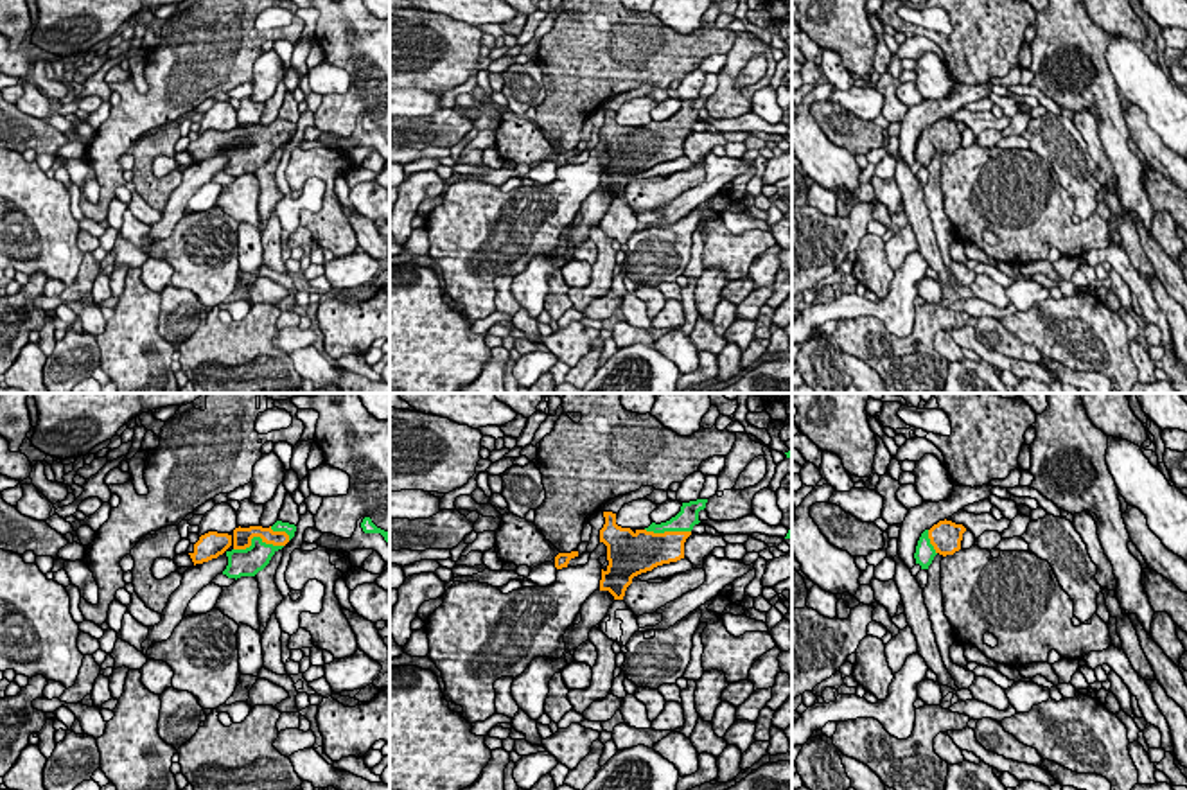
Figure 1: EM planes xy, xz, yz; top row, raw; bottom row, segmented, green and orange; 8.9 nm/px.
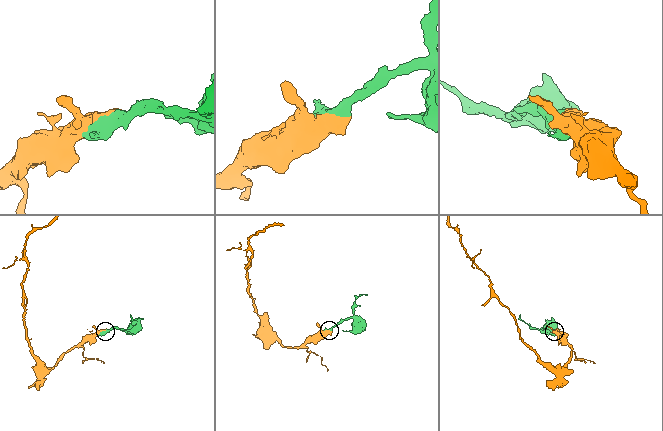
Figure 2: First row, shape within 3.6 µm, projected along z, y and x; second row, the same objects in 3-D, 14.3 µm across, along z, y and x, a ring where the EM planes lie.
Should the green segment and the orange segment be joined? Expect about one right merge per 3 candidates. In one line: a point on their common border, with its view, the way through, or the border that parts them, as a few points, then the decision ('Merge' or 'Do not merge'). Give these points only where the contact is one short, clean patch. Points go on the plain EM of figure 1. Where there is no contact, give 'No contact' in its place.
Touches green at xy (255, 135). Merge

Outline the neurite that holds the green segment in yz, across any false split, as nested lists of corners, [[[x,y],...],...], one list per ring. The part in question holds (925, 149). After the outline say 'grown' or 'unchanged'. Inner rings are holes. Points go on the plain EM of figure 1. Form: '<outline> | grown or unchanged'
[[[946,117],[925,127],[916,144],[916,162],[919,162],[921,167],[928,167],[937,151],[946,154],[959,149],[964,129],[966,126],[963,122]]] | grown

